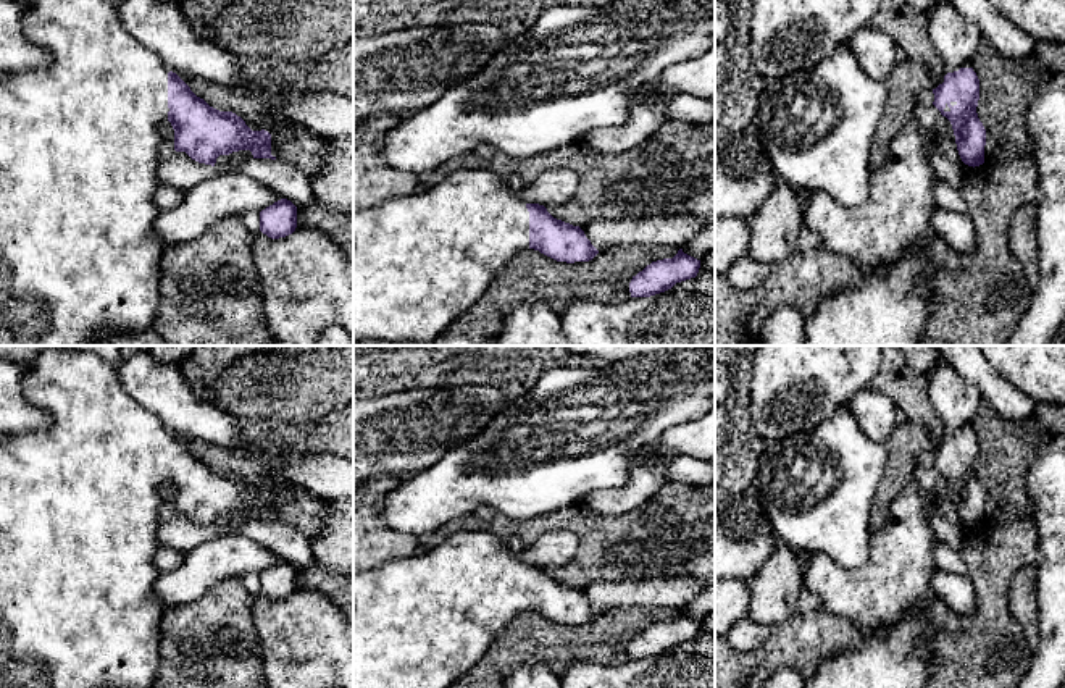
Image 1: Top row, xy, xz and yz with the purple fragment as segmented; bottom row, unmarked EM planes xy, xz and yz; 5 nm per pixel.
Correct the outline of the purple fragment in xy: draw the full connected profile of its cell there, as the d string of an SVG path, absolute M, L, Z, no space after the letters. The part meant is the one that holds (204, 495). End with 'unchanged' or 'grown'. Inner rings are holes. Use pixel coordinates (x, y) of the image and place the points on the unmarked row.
M45 346L36 362L26 367L23 392L48 417L48 425L24 434L0 438L0 688L152 688L161 664L160 623L165 607L153 591L160 577L153 557L158 551L158 510L166 499L166 486L169 485L174 491L176 514L186 514L192 522L211 528L219 517L239 512L250 512L253 520L276 522L271 517L271 496L265 491L252 493L236 475L219 473L197 459L155 413L131 397L115 367L90 352Z; grown

